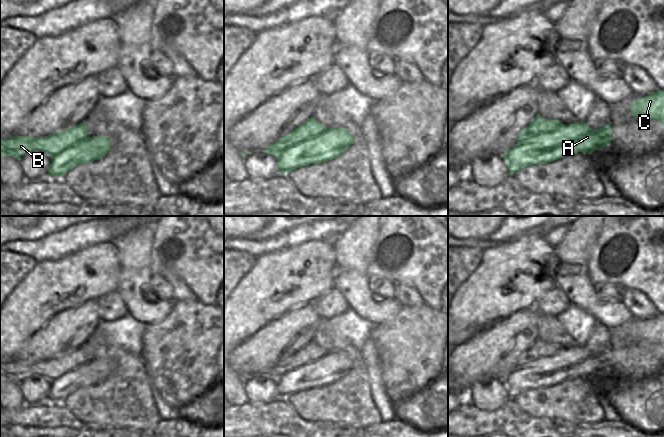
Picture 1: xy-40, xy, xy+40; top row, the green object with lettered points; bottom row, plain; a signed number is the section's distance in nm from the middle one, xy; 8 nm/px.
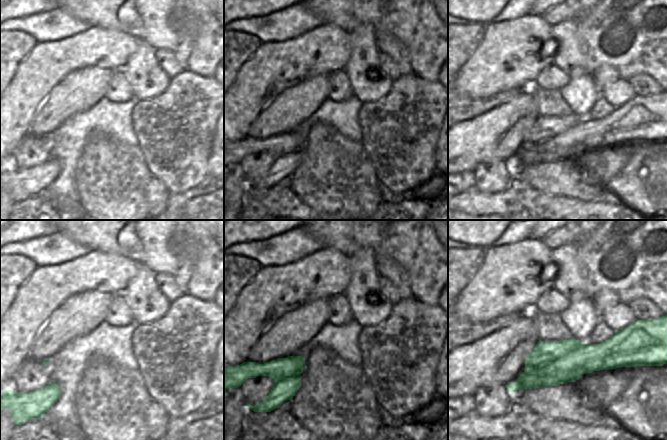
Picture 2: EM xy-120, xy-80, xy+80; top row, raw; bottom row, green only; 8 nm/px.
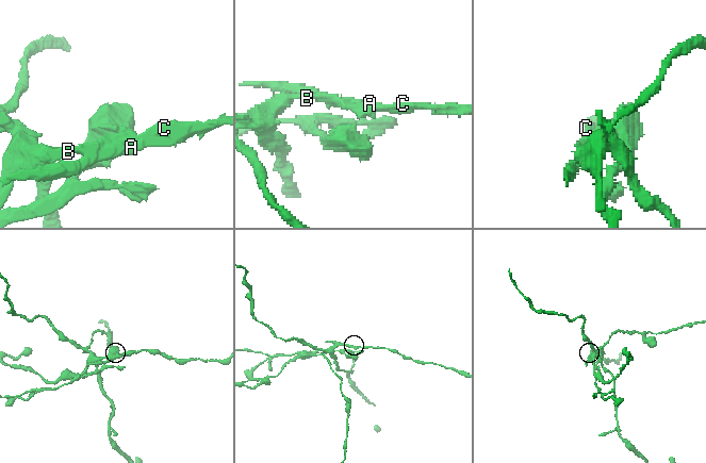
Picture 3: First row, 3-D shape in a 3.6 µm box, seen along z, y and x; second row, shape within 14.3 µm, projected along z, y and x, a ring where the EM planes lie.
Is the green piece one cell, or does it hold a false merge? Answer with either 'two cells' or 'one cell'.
two cells

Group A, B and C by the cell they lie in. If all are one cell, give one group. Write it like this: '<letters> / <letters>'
A C / B

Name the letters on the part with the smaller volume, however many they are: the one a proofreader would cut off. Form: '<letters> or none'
A, C

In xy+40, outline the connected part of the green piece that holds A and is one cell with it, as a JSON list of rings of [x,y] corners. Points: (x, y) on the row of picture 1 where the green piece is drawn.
[[[574,122],[572,124],[563,124],[554,132],[536,136],[526,142],[516,144],[503,155],[509,174],[514,174],[518,170],[532,164],[544,164],[554,162],[564,156],[582,152],[591,154],[599,147],[611,145],[611,125],[608,124],[598,130],[590,128],[585,122]]]

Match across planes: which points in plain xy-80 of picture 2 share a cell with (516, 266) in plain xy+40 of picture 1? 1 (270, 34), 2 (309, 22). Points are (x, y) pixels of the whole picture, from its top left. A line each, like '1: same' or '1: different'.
1: different
2: different

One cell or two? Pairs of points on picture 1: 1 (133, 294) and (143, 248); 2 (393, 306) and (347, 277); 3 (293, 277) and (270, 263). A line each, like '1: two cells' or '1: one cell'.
1: one cell
2: one cell
3: one cell

